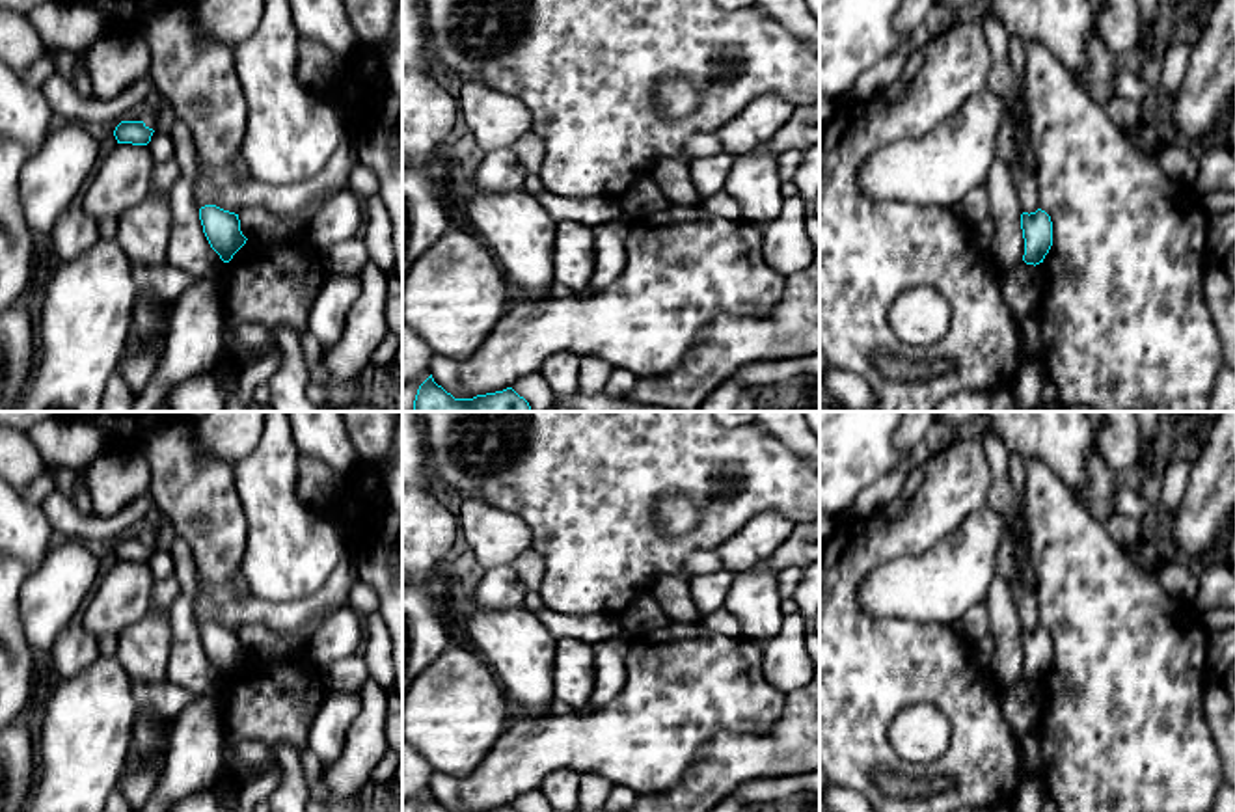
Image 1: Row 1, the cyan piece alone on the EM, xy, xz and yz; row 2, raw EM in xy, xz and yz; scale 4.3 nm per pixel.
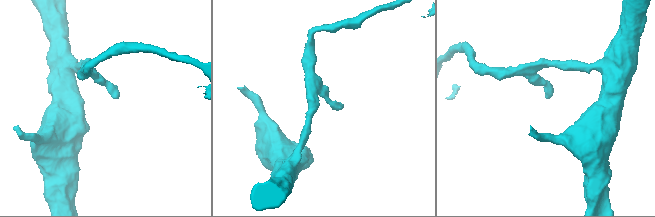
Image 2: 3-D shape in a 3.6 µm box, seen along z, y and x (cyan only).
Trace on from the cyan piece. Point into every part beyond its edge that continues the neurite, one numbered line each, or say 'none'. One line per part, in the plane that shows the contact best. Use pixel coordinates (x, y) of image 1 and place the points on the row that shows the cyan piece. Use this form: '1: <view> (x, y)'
none

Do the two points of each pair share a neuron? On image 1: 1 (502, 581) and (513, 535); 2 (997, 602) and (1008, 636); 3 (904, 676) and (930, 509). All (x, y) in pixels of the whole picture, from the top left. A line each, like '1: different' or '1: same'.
1: different
2: same
3: same

